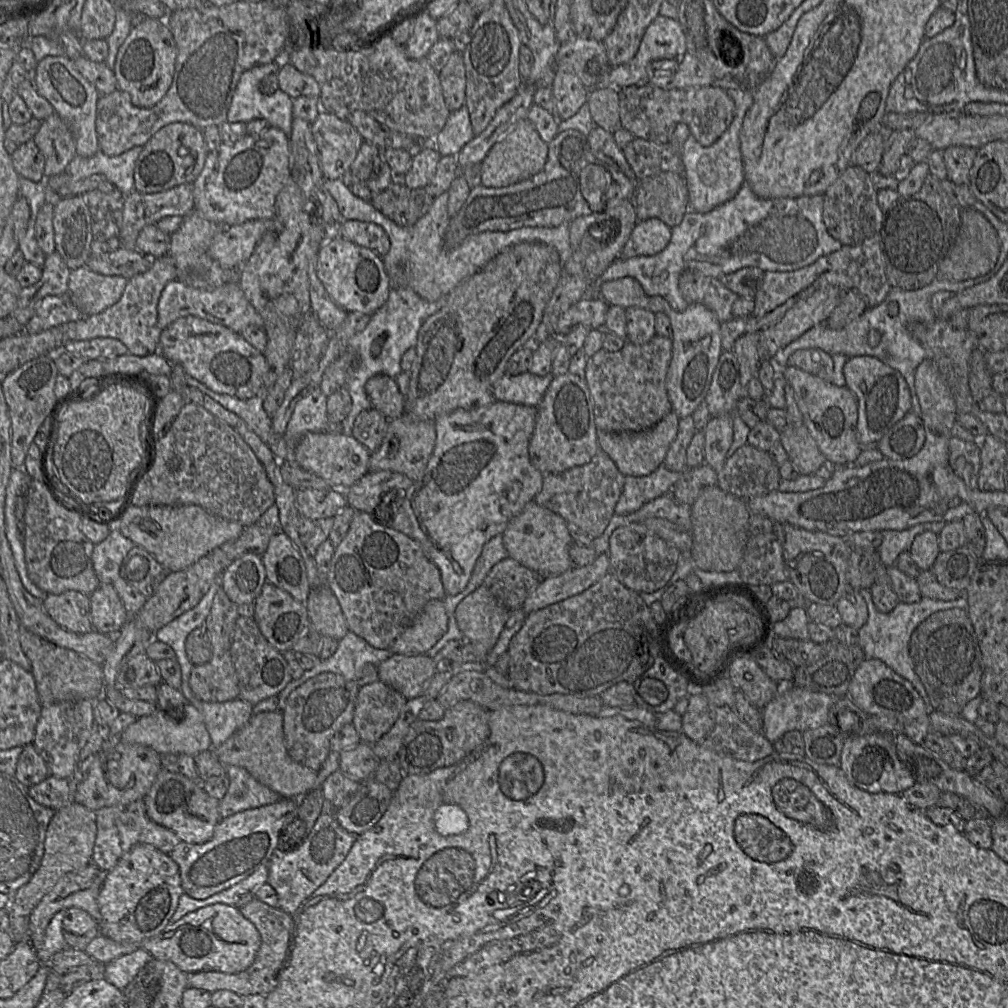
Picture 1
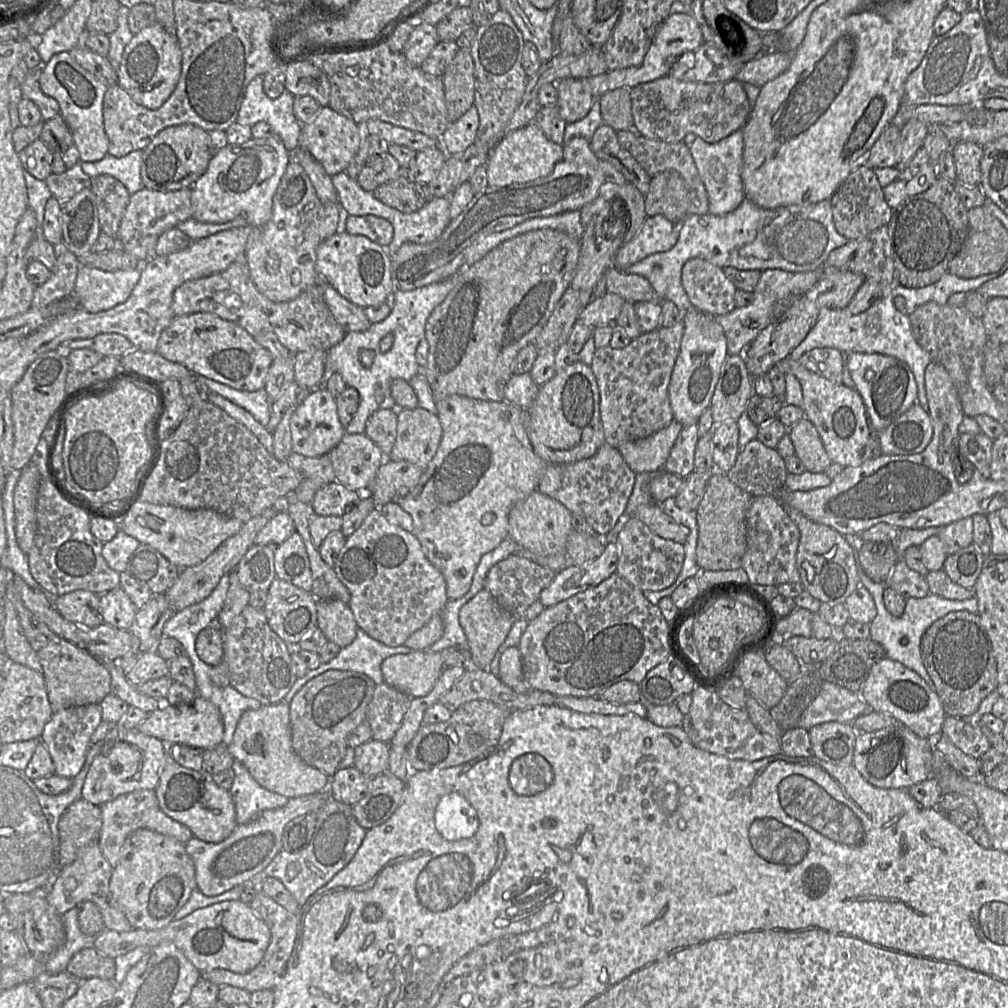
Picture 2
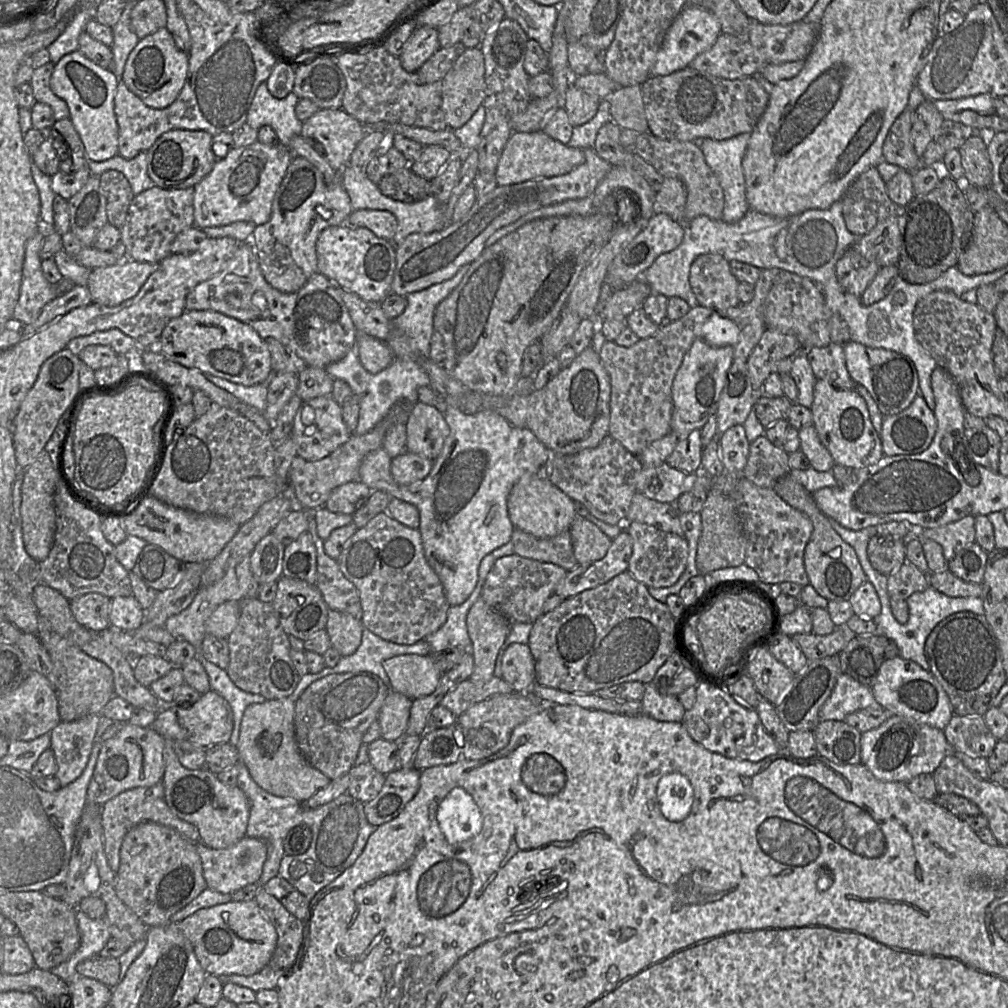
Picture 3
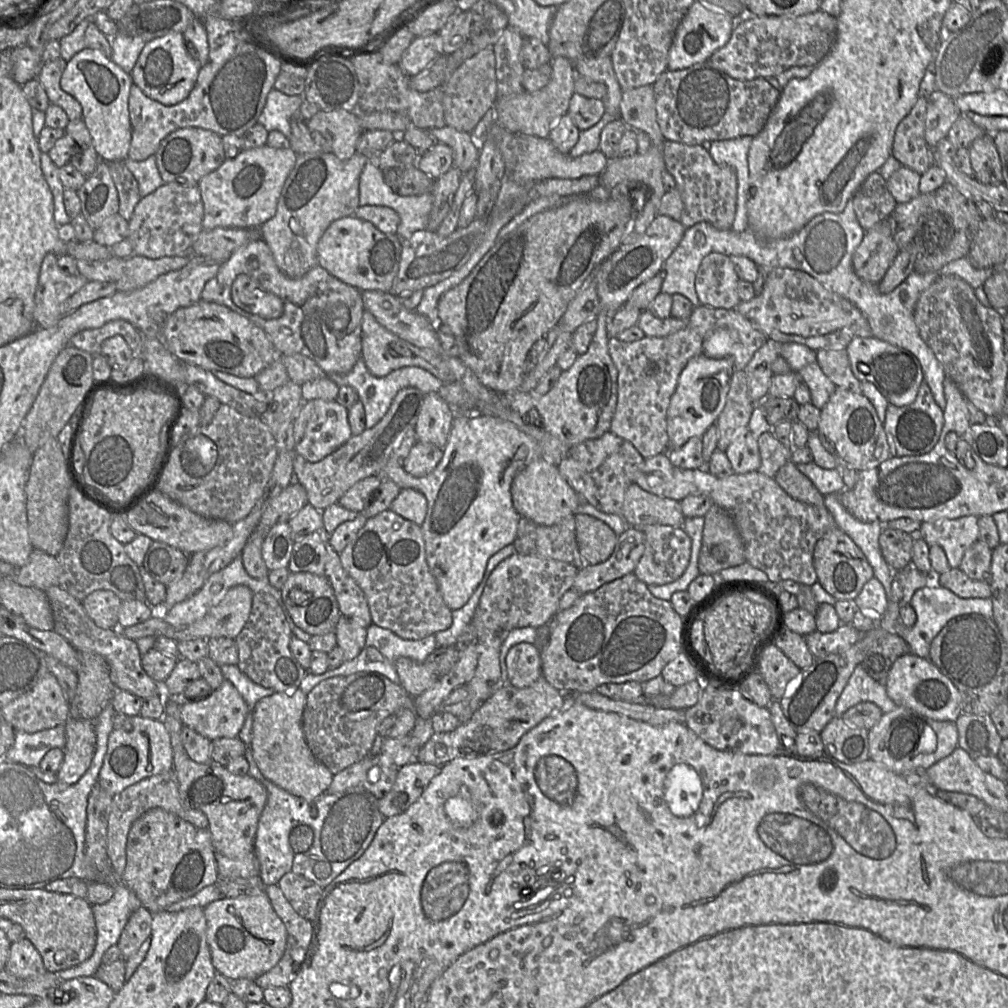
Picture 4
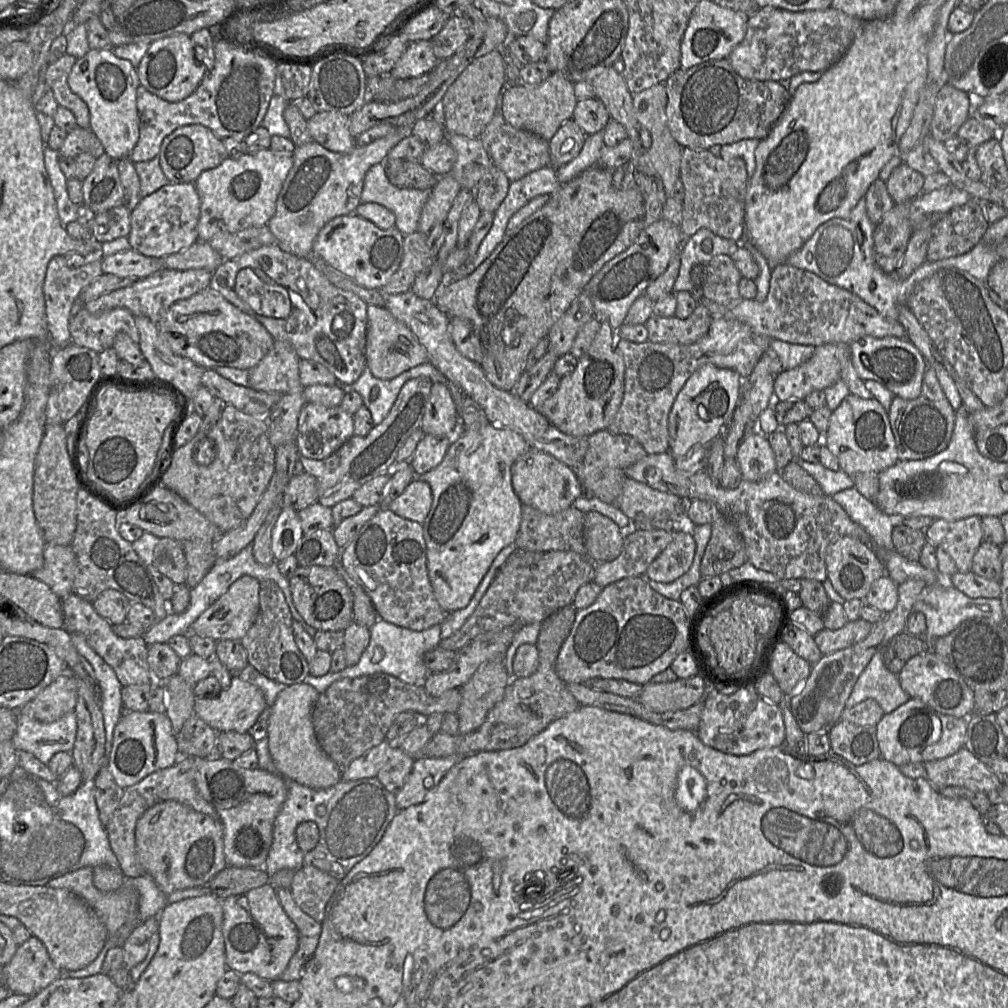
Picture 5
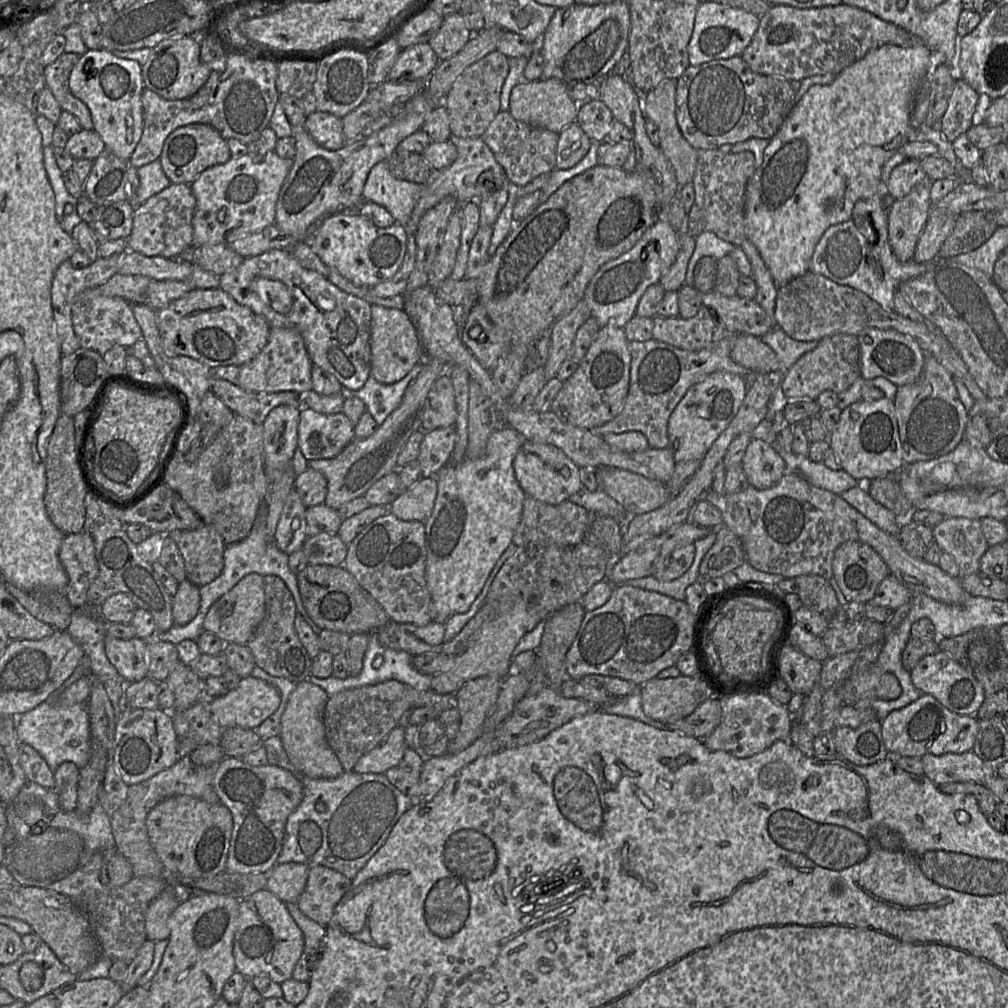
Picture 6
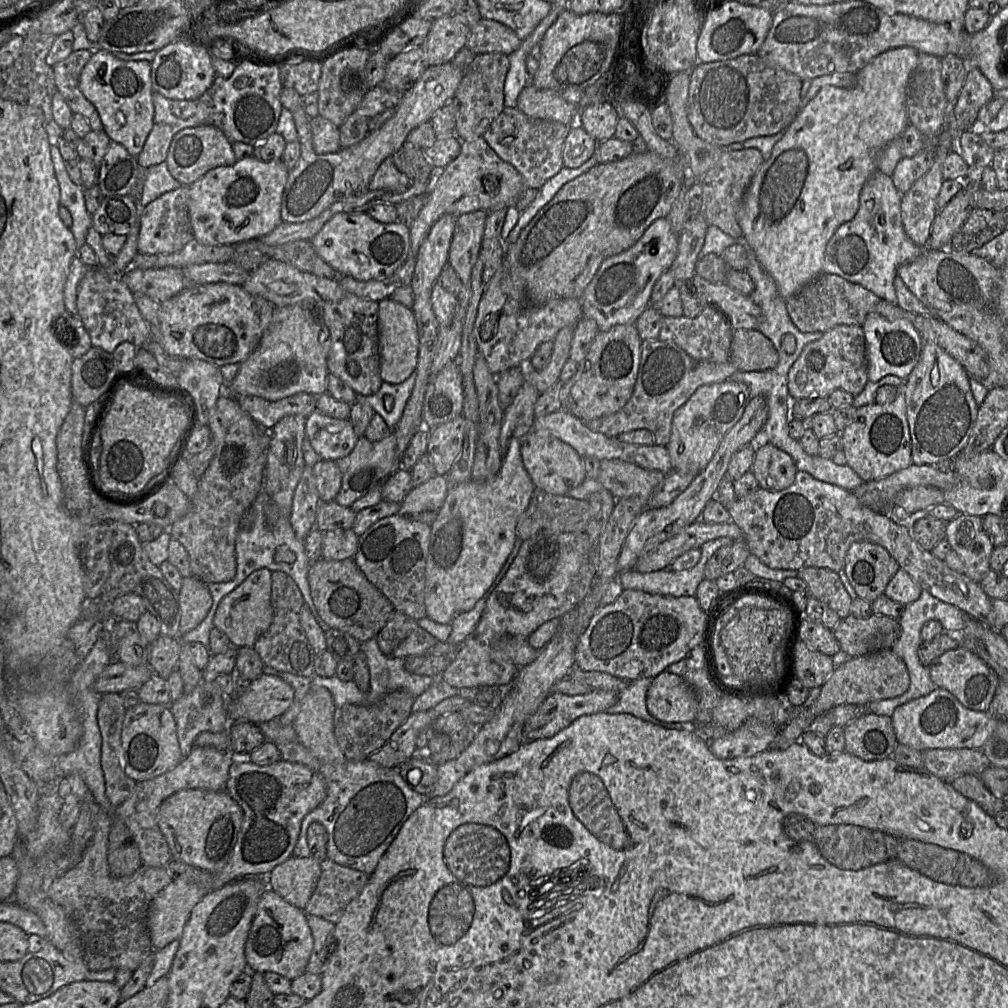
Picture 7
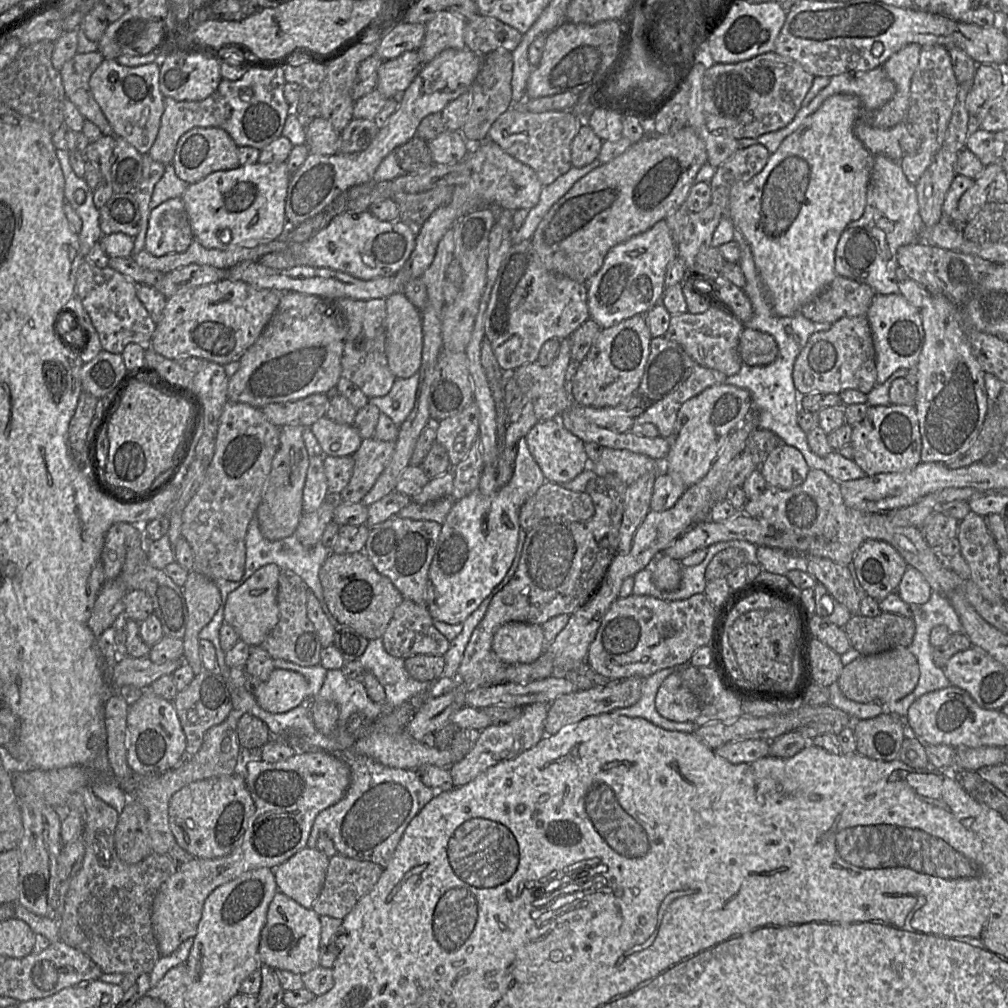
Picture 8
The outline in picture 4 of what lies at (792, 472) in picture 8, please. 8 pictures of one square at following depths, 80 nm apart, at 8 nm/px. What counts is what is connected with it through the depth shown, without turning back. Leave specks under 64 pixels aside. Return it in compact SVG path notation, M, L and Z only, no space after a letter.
M747 427L735 431L731 443L724 451L734 474L758 471L761 460L757 440Z

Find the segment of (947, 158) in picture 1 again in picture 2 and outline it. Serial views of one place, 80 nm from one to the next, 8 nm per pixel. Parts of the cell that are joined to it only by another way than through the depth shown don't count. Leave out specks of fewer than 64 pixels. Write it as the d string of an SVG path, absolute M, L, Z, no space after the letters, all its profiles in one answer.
M962 141L953 144L950 151L954 157L957 181L967 186L979 187L983 146L971 141Z

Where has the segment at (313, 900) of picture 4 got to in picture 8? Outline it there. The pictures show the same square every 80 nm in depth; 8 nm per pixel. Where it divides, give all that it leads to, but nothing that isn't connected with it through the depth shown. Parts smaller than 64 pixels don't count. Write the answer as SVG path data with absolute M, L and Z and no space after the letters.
M342 855L333 856L328 864L321 892L312 906L319 916L329 916L343 920L359 900L377 883L384 868L370 861L361 861Z

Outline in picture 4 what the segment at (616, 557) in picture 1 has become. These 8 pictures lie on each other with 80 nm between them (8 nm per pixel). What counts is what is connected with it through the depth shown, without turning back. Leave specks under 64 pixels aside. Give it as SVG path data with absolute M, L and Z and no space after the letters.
M640 525L637 527L645 535L645 550L635 570L635 576L646 585L664 585L676 581L685 572L691 555L691 539L683 527L665 525Z

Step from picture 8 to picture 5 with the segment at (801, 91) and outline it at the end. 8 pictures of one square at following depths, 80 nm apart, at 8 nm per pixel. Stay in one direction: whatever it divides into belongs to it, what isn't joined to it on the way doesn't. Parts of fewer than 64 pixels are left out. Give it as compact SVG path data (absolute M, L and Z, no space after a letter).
M728 59L720 60L709 60L693 66L689 69L678 69L669 78L663 82L666 87L667 92L667 105L666 105L666 116L667 125L673 138L680 144L683 148L690 148L693 150L708 150L714 145L725 145L738 142L743 139L763 139L770 132L773 125L779 120L783 112L785 111L790 99L791 93L781 85L778 81L772 80L747 80L742 78L731 66Z

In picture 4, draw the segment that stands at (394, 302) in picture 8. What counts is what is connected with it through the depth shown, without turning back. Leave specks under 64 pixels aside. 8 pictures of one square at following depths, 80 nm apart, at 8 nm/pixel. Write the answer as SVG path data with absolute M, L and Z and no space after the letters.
M367 310L363 312L361 330L361 358L363 358L367 369L372 375L376 377L384 377L399 368L416 366L430 372L443 383L454 382L454 375L447 366L444 357L436 354L431 350L414 346L406 340L401 339L394 333L387 330L384 326L382 326L376 320L373 314Z

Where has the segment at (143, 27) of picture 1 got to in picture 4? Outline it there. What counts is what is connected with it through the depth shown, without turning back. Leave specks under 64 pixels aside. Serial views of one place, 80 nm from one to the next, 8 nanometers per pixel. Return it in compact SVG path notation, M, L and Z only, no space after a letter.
M171 32L146 42L130 75L146 96L166 106L178 104L193 89L200 63L190 56L183 33Z

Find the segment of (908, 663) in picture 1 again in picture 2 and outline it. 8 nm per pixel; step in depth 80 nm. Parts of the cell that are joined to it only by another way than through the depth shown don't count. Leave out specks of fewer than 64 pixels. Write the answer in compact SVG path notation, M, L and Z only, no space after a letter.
M859 567L860 582L873 597L877 614L870 622L869 638L883 646L886 653L886 658L900 662L905 667L915 671L921 678L923 678L928 685L931 685L929 673L923 665L920 642L924 632L938 619L952 611L967 610L973 614L977 614L978 604L975 597L965 600L949 600L933 593L928 593L923 598L908 598L905 601L905 609L900 617L892 616L886 609L883 601L883 592L885 588L884 583L877 583L872 581Z

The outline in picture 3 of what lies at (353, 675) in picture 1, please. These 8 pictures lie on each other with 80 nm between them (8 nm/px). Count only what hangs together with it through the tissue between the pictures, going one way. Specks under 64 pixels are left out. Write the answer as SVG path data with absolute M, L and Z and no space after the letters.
M364 628L361 644L355 653L350 656L342 656L334 667L325 667L318 673L308 672L306 675L301 676L295 690L289 697L292 700L297 700L314 681L330 674L346 672L365 671L373 673L390 687L389 678L382 663L386 659L402 654L428 656L431 654L431 646L426 639L422 639L411 645L396 644L384 640Z

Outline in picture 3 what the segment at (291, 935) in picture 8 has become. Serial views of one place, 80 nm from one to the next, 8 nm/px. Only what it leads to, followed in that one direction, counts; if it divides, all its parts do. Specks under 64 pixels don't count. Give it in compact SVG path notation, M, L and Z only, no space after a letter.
M229 901L197 910L177 923L192 943L195 955L207 975L251 976L270 961L276 945L277 932L256 901Z

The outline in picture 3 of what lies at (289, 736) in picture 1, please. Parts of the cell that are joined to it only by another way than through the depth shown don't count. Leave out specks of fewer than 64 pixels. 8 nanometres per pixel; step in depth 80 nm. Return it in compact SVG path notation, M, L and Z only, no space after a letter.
M365 671L330 674L311 683L296 700L294 714L296 742L307 762L331 780L348 773L357 763L364 733L377 721L390 690L378 676Z

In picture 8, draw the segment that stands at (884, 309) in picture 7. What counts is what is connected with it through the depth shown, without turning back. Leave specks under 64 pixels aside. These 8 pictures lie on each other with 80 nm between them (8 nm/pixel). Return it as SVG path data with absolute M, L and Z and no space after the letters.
M836 275L824 291L801 308L800 313L813 322L834 324L842 318L866 316L875 295L867 284Z

